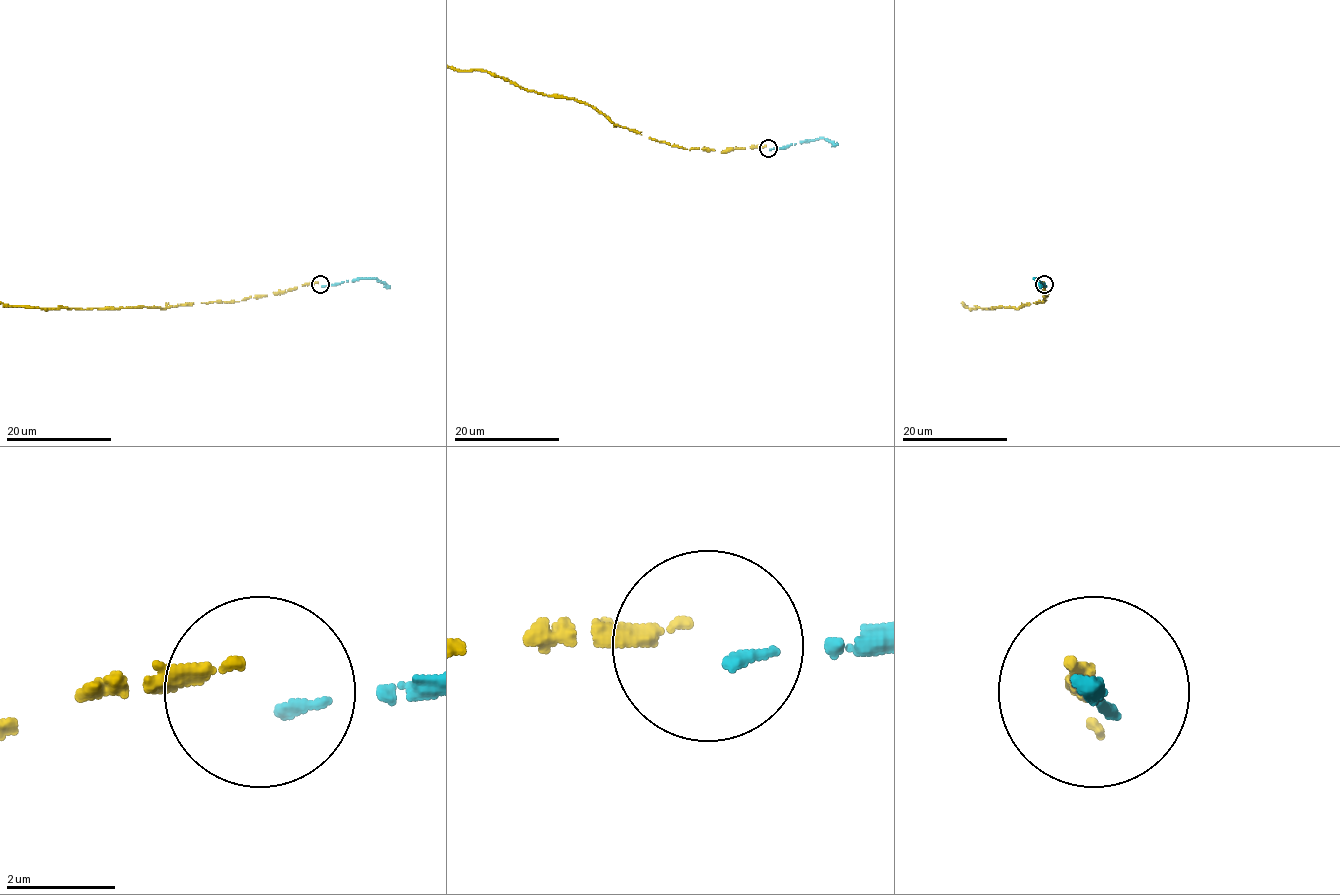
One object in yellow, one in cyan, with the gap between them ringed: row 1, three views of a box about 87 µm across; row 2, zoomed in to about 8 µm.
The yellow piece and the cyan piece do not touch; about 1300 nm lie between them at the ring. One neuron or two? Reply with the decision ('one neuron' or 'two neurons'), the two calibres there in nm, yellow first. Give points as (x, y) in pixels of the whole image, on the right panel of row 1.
two neurons | 200/200 nm

